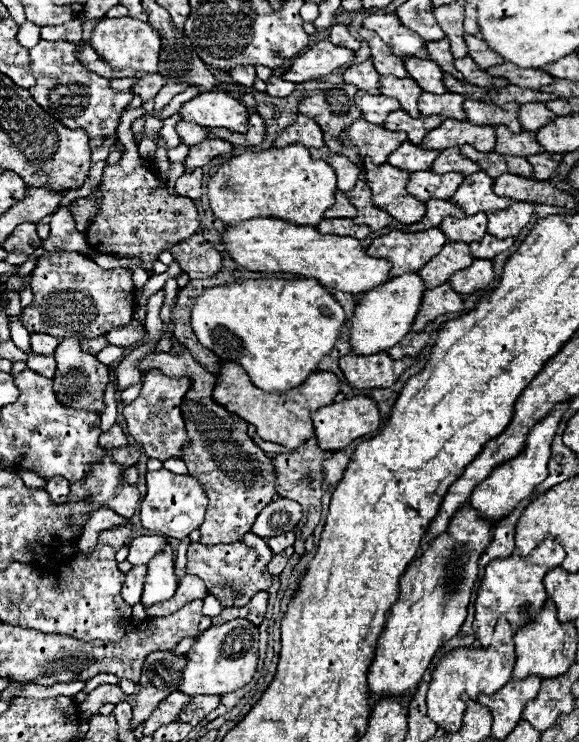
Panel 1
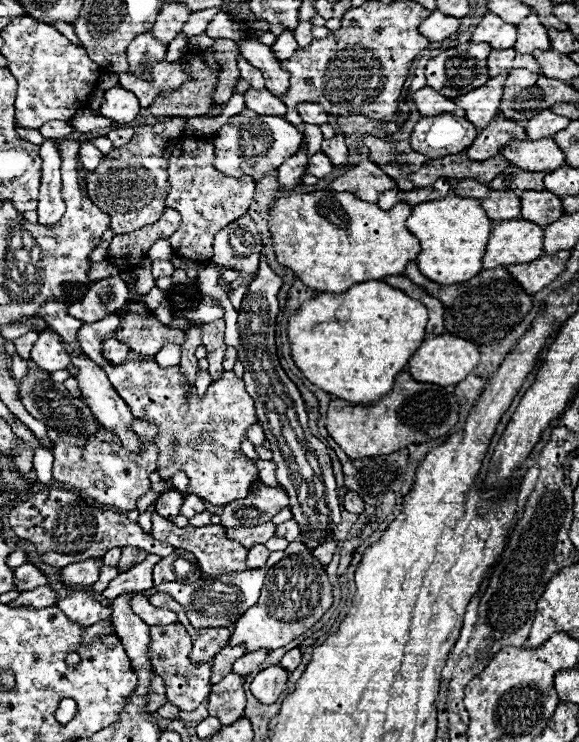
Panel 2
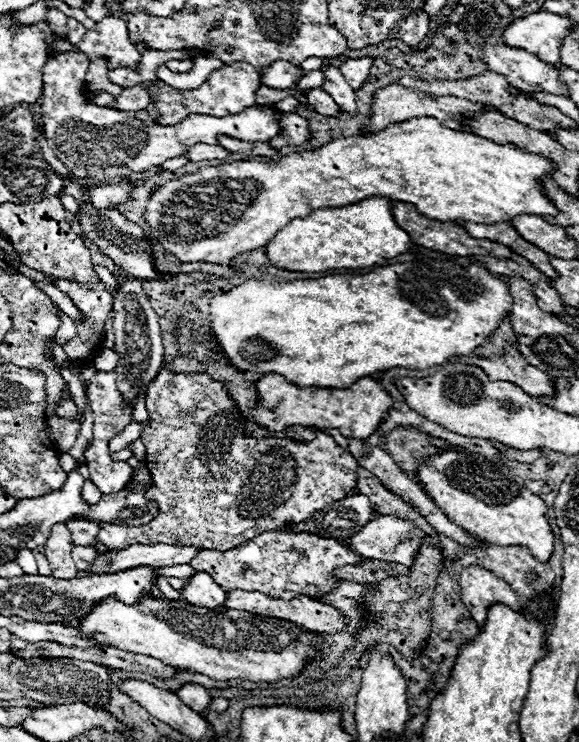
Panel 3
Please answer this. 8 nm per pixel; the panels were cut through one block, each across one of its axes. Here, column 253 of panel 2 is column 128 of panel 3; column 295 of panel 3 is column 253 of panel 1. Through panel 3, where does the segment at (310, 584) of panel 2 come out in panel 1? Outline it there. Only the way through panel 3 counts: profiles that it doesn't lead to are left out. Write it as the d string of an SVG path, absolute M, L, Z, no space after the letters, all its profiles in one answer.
M236 618L222 626L210 626L204 630L196 644L188 650L188 666L182 674L180 692L188 696L228 694L252 682L258 666L258 626L250 620Z

